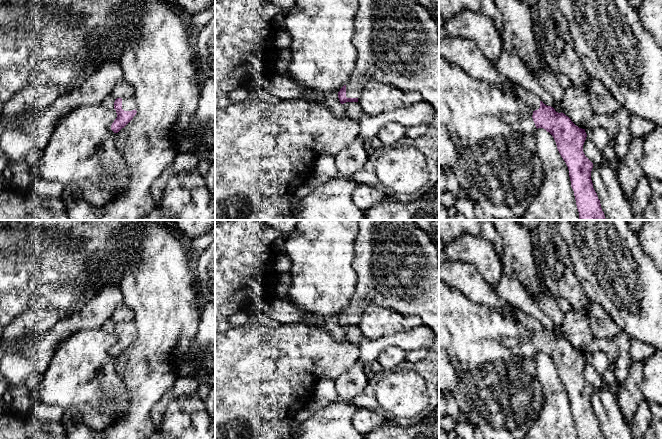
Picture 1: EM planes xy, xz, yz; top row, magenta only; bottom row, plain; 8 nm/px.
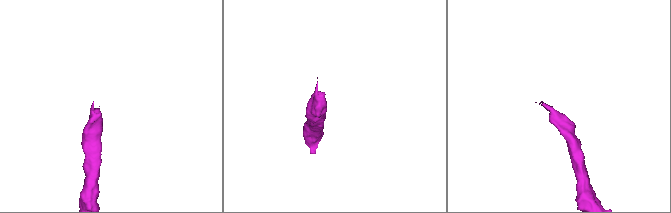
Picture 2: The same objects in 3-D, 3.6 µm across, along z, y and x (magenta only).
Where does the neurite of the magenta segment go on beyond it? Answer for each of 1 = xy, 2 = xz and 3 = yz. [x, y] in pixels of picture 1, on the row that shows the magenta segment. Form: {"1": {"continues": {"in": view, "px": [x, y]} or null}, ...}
{"1": {"continues": {"in": "xy", "px": [128, 103]}}, "2": {"continues": {"in": "xz", "px": [397, 42]}}, "3": {"continues": {"in": "yz", "px": [465, 53]}}}

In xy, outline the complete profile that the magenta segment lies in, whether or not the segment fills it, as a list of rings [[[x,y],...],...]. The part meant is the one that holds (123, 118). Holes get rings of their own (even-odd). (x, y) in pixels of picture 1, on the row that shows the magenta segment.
[[[133,96],[117,98],[114,102],[114,109],[117,113],[117,118],[111,125],[111,130],[118,133],[124,128],[136,115],[135,98]]]

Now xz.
[[[359,0],[352,44],[357,57],[347,84],[338,92],[341,104],[358,102],[366,84],[375,80],[404,92],[419,92],[439,112],[438,22],[425,7],[408,0]]]

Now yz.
[[[448,36],[439,39],[439,57],[447,63],[458,65],[470,76],[496,85],[504,93],[524,101],[533,111],[532,116],[504,113],[501,119],[519,133],[534,134],[538,128],[549,132],[568,167],[579,219],[606,220],[591,180],[593,163],[583,152],[587,137],[585,129],[576,126],[564,113],[556,112],[520,85],[512,86],[510,80],[496,69],[472,40]]]

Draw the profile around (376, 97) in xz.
[[[370,80],[361,91],[358,103],[362,112],[368,115],[379,115],[398,108],[408,108],[423,101],[419,92],[404,92],[398,88]]]

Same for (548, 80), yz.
[[[545,66],[539,71],[535,71],[533,75],[537,78],[542,88],[549,93],[557,103],[560,103],[564,95],[564,89],[557,79],[557,74],[554,74]]]

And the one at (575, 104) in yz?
[[[570,85],[564,90],[560,106],[562,113],[582,129],[585,129],[589,119],[595,113],[590,102],[589,86],[580,88]]]

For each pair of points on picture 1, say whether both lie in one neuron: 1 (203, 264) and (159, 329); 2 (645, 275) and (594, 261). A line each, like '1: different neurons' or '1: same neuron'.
1: different neurons
2: same neuron

